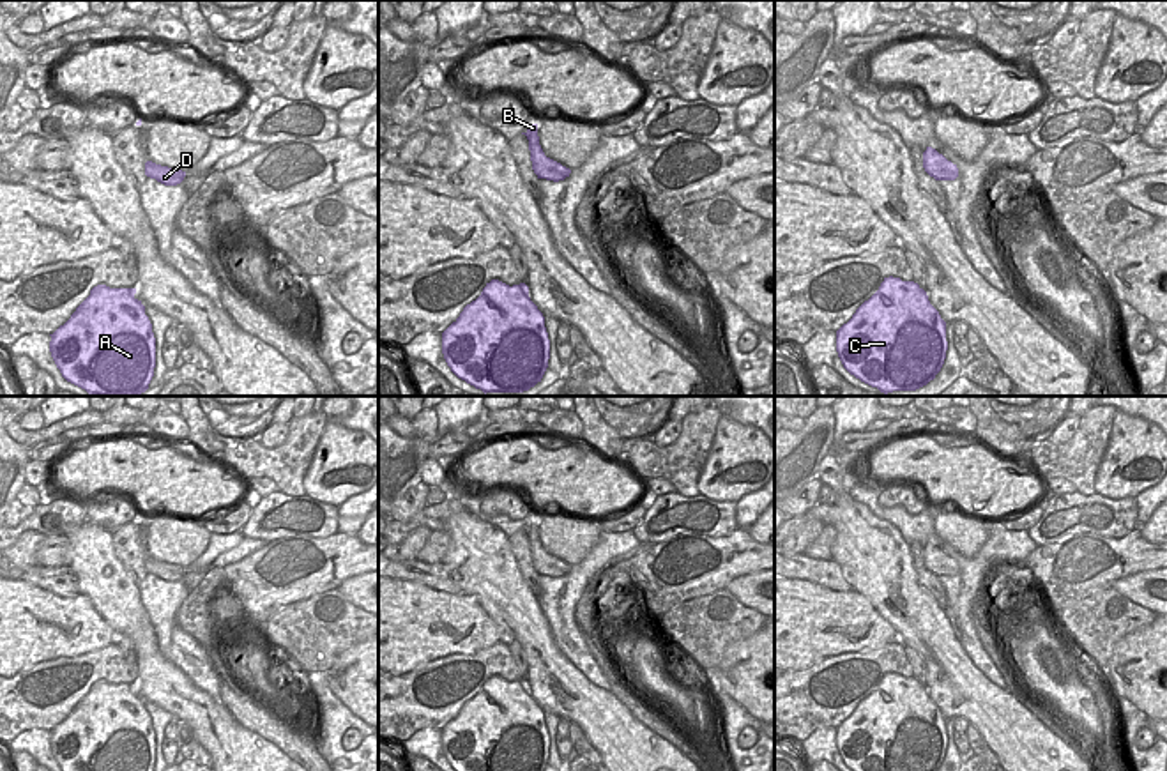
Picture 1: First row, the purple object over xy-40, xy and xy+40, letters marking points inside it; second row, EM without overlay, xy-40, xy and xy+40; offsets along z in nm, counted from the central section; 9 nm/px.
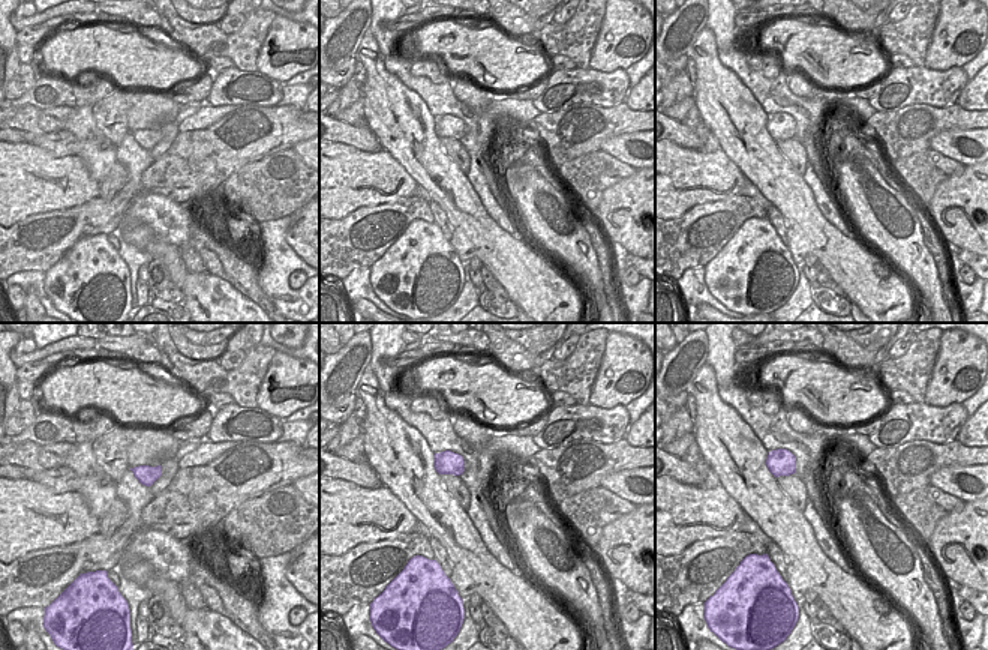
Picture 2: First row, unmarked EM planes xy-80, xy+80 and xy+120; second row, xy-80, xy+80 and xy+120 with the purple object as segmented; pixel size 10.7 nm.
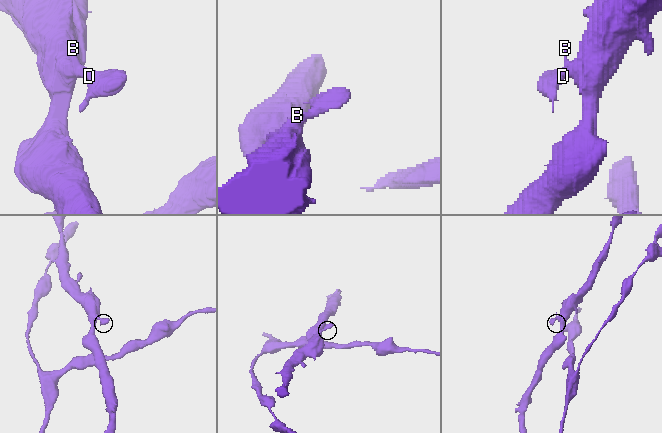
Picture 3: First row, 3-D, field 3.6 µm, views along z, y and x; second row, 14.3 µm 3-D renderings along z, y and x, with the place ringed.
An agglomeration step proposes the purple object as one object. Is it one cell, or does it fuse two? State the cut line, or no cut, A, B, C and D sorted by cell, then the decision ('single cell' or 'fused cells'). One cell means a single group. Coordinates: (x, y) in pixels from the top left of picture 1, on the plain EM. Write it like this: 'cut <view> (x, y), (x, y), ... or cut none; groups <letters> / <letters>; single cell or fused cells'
cut none; groups A B C D; single cell

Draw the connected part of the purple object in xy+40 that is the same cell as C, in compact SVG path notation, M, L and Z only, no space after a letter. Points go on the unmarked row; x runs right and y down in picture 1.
M884 674L852 714L836 727L836 748L850 771L937 771L948 746L946 718L914 677Z

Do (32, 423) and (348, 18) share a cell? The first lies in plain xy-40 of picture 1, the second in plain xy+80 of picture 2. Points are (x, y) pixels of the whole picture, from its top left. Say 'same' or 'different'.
same

